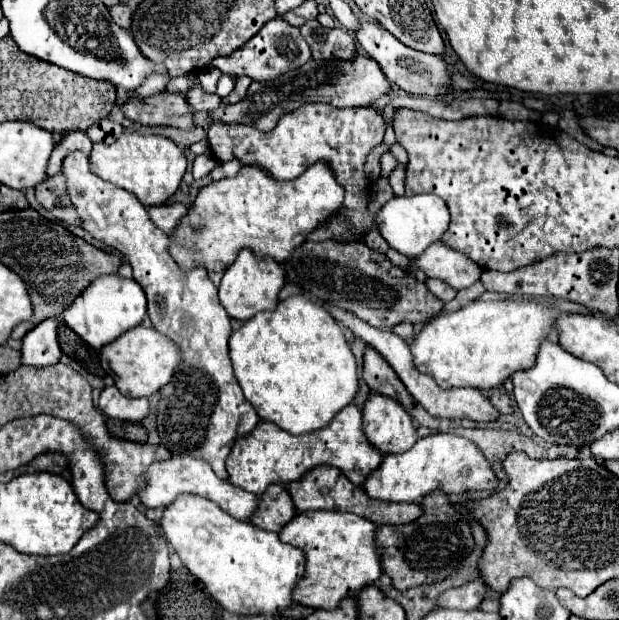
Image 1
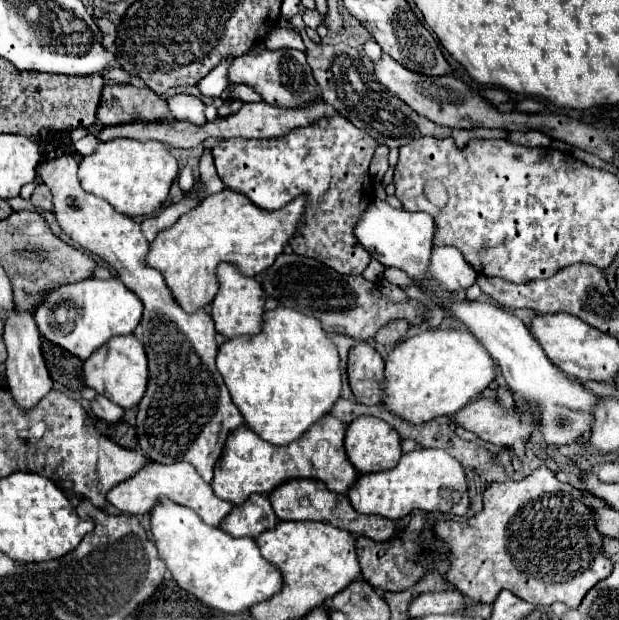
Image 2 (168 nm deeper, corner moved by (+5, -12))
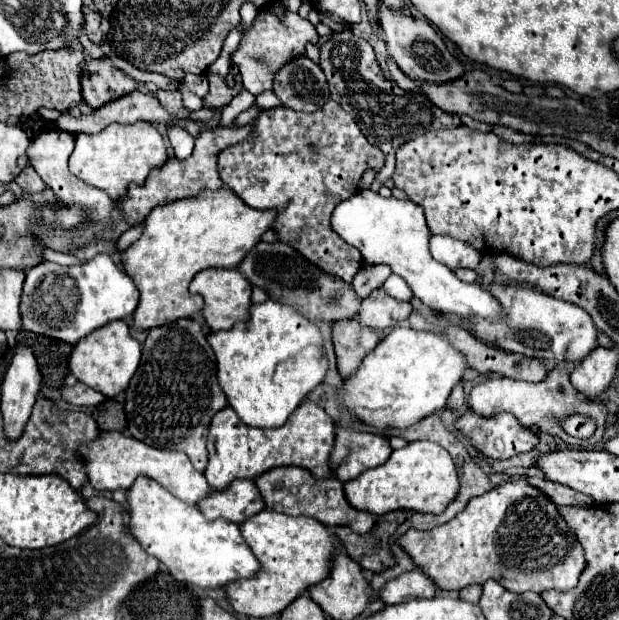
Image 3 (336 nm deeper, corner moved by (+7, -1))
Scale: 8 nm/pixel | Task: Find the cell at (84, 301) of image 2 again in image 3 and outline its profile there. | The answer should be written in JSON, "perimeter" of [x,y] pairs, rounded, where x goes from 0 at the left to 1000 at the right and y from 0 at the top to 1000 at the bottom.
{"perimeter":[[[155,411],[136,427],[113,431],[65,421],[42,437],[32,492],[36,531],[120,556],[129,544],[178,518],[210,515],[223,495],[223,466],[174,411]]]}

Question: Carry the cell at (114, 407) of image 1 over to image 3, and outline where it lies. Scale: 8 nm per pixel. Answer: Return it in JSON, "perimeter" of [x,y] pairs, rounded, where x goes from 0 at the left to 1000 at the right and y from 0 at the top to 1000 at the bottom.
{"perimeter":[[[123,618],[120,624],[103,621],[103,627],[97,627],[100,644],[113,653],[126,653],[126,656],[145,656],[145,653],[162,653],[171,640],[145,624],[139,624],[136,618]]]}

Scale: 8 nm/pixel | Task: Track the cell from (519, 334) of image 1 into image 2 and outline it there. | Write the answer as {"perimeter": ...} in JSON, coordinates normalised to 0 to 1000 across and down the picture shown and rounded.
{"perimeter":[[[685,532],[646,552],[624,577],[620,648],[630,665],[666,684],[727,671],[801,613],[805,584],[759,532]]]}

